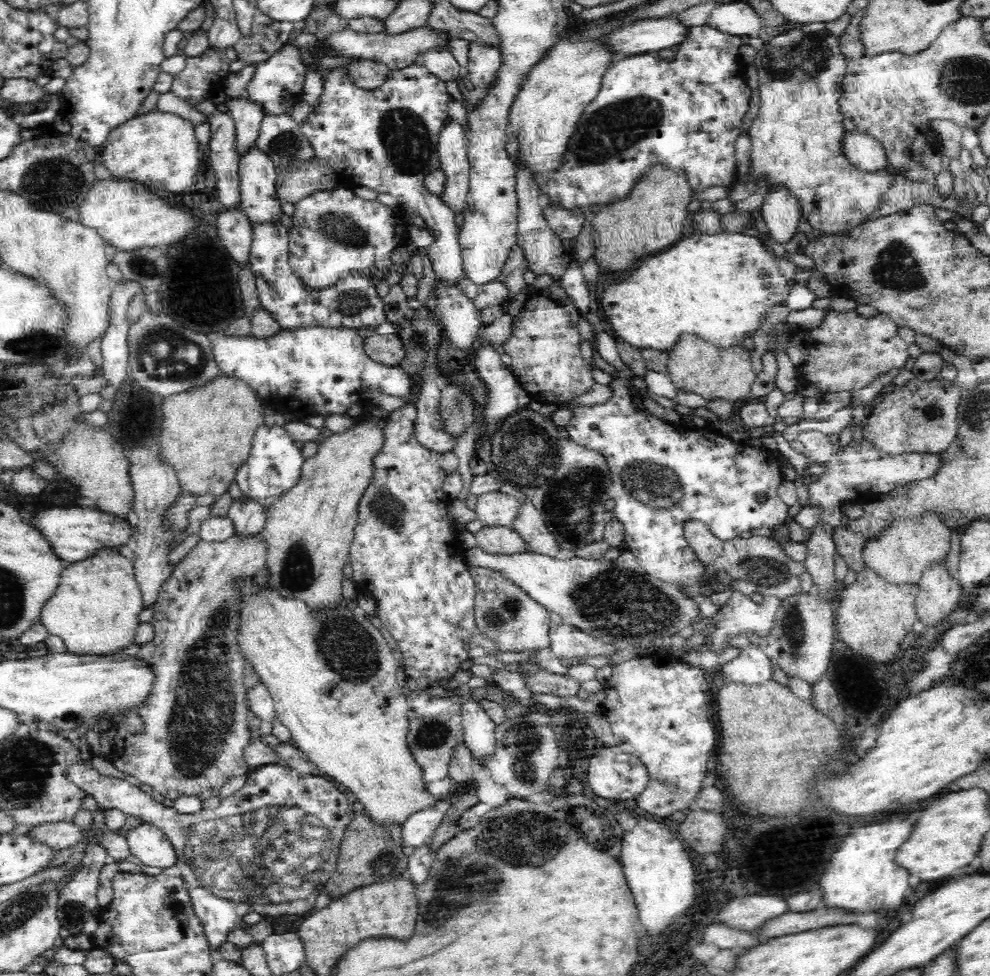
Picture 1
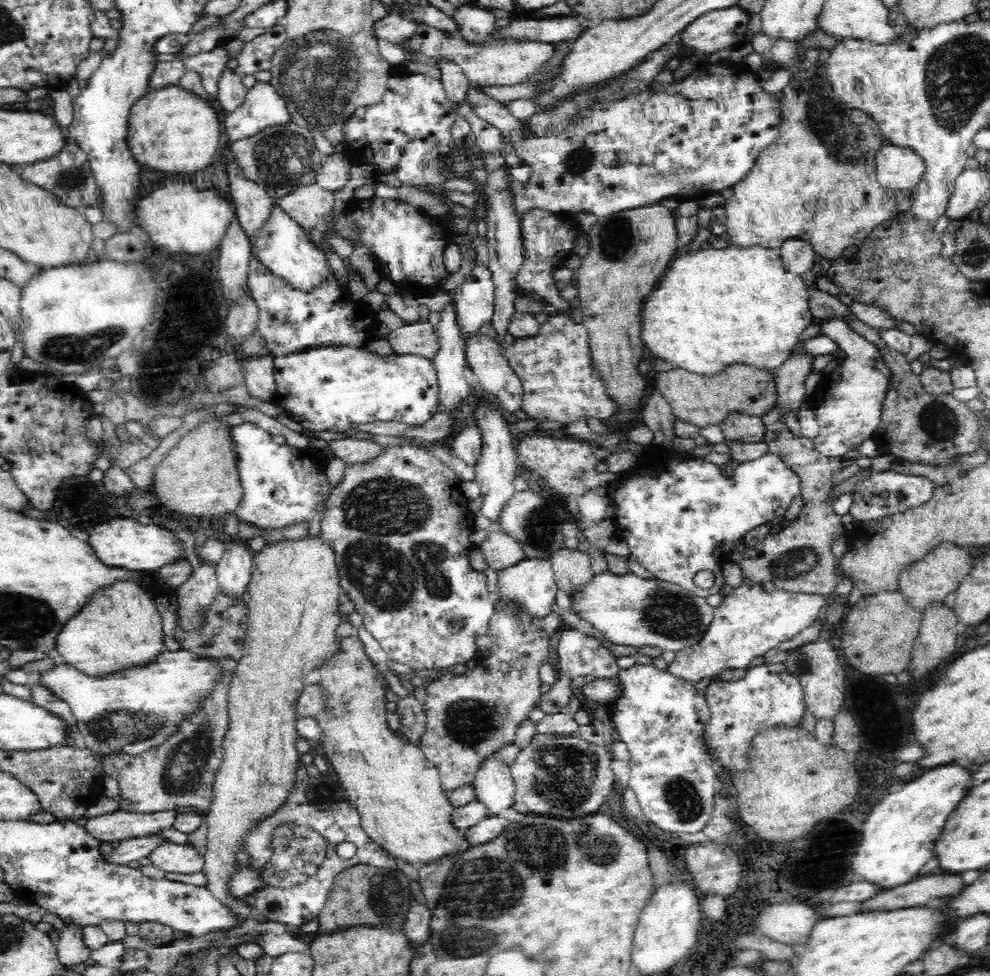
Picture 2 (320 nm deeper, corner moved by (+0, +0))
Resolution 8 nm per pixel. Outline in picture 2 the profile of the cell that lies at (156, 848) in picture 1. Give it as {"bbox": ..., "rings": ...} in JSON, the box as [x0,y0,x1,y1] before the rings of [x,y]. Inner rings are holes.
{"bbox":[148,839,205,876],"rings":[[[165,839],[148,854],[152,865],[173,876],[185,876],[203,870],[205,860],[190,845],[176,844]]]}

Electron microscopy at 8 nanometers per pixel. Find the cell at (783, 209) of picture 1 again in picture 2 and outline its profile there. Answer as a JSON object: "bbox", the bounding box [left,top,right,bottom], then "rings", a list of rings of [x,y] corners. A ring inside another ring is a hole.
{"bbox":[779,238,817,275],"rings":[[[788,238],[788,240],[782,242],[779,249],[782,262],[788,272],[801,275],[812,270],[814,256],[817,256],[817,254],[809,242]]]}

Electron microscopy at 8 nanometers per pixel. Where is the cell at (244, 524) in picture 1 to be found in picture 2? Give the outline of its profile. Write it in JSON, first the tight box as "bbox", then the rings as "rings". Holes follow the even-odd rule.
{"bbox":[216,542,253,597],"rings":[[[230,542],[216,565],[219,588],[228,595],[247,597],[249,577],[252,576],[253,557],[244,543]]]}

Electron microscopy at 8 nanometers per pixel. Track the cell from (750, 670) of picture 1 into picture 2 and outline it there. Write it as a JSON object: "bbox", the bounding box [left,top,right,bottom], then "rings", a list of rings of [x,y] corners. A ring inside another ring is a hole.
{"bbox":[704,662,807,773],"rings":[[[782,662],[752,666],[736,681],[713,679],[704,695],[711,709],[711,720],[706,728],[707,749],[713,760],[718,760],[729,773],[748,768],[745,754],[756,733],[778,724],[800,725],[807,709],[800,679]]]}

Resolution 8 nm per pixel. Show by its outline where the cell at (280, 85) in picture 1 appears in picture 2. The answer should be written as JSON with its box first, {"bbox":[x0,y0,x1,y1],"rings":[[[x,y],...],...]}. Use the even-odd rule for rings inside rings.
{"bbox":[224,81,291,142],"rings":[[[256,81],[244,102],[225,116],[224,128],[231,142],[250,138],[266,127],[286,125],[291,114],[280,94],[269,82]]]}

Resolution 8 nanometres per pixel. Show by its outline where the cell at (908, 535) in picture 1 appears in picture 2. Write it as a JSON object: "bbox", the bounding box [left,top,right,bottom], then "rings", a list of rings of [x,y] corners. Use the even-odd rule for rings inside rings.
{"bbox":[897,541,972,612],"rings":[[[941,541],[936,544],[923,557],[904,565],[897,574],[897,586],[912,608],[924,612],[933,601],[943,601],[948,594],[955,592],[961,580],[969,572],[972,556],[967,548],[952,544],[951,541]]]}

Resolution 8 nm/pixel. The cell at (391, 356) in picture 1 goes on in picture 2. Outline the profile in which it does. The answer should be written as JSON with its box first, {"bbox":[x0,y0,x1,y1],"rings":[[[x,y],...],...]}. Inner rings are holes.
{"bbox":[387,321,440,360],"rings":[[[429,321],[419,323],[406,322],[400,328],[393,329],[387,336],[397,355],[416,355],[433,360],[440,343],[437,342],[435,325]]]}

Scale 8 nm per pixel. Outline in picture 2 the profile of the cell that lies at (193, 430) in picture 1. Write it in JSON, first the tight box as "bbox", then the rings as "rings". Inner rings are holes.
{"bbox":[152,417,243,522],"rings":[[[216,417],[198,424],[196,428],[190,428],[184,435],[178,445],[170,449],[164,460],[154,468],[152,485],[157,502],[172,512],[184,516],[197,516],[208,522],[224,518],[226,514],[233,513],[238,508],[243,495],[238,469],[238,451],[232,435],[232,426]]]}

